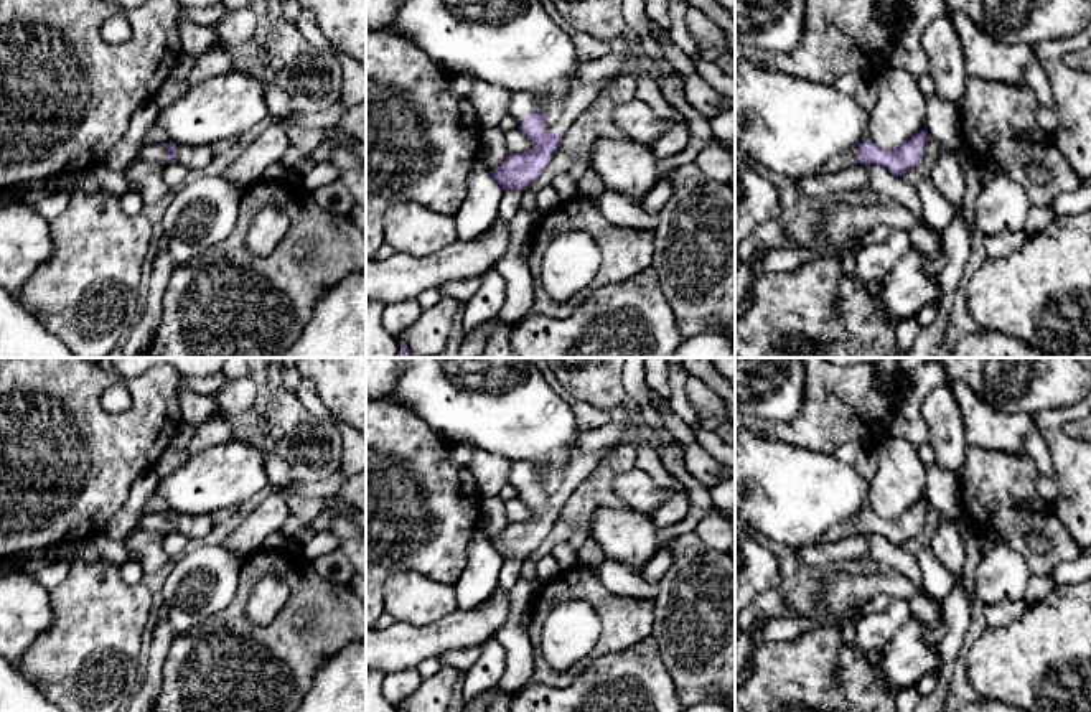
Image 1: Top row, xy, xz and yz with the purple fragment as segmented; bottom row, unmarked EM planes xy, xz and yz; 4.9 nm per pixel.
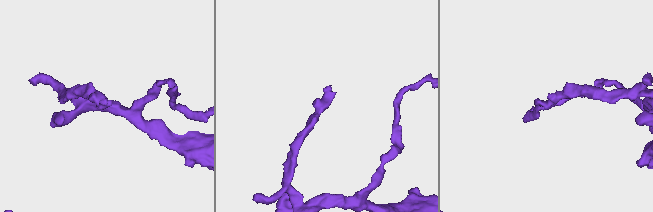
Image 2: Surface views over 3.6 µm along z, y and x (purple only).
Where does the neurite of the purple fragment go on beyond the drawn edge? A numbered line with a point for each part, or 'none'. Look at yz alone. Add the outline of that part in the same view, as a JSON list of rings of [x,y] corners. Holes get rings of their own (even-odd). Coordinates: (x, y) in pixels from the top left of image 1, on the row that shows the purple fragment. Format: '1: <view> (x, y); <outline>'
1: yz (851, 157); [[[859,145],[852,147],[844,153],[837,153],[831,157],[826,165],[822,166],[822,173],[837,173],[847,166],[860,165],[859,163]]]

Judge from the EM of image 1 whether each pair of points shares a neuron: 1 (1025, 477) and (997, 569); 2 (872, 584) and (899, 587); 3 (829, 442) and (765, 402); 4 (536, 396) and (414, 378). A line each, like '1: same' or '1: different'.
1: different
2: same
3: different
4: same

